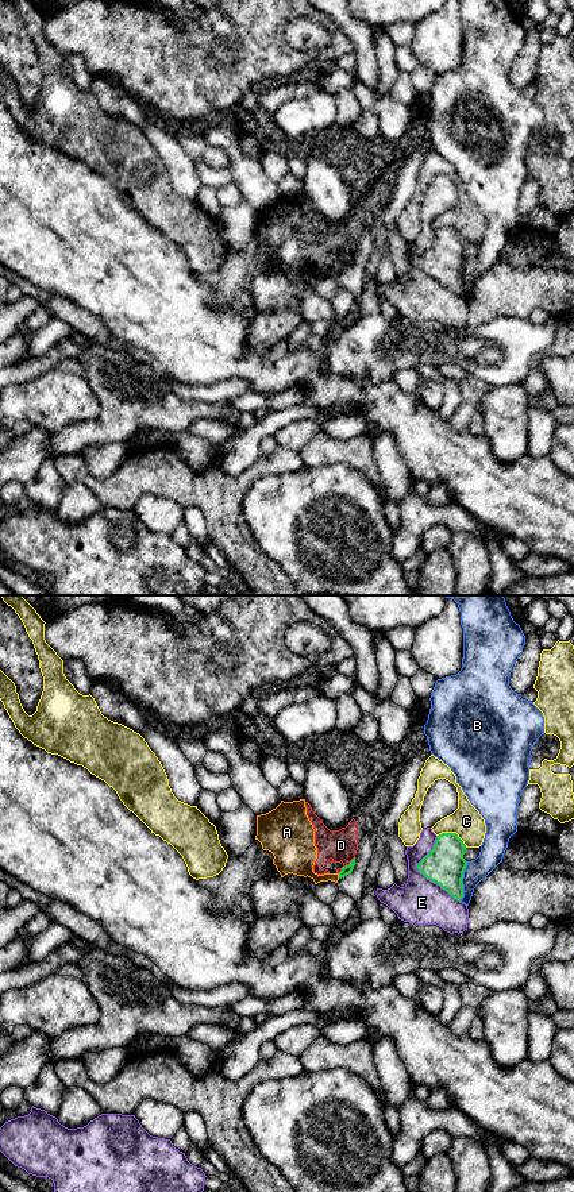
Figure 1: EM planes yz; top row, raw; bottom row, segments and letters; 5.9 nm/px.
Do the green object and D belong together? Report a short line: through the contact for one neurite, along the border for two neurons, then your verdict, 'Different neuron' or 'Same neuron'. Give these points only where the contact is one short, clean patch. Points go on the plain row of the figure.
Line: yz (354, 251), (338, 267). Different neuron

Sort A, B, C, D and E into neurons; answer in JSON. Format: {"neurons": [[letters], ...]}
{"neurons": [["A", "D"], ["B"], ["C"], ["E"]]}

